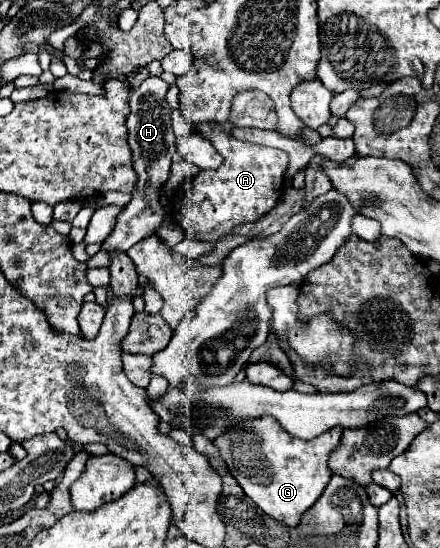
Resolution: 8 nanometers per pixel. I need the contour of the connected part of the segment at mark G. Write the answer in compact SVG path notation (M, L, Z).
M270 416L242 420L238 426L230 428L236 430L228 430L214 438L214 446L220 450L228 472L264 514L290 528L298 526L300 516L320 498L332 478L328 456L338 448L342 430L334 428L314 440L300 440L282 430L278 420Z

